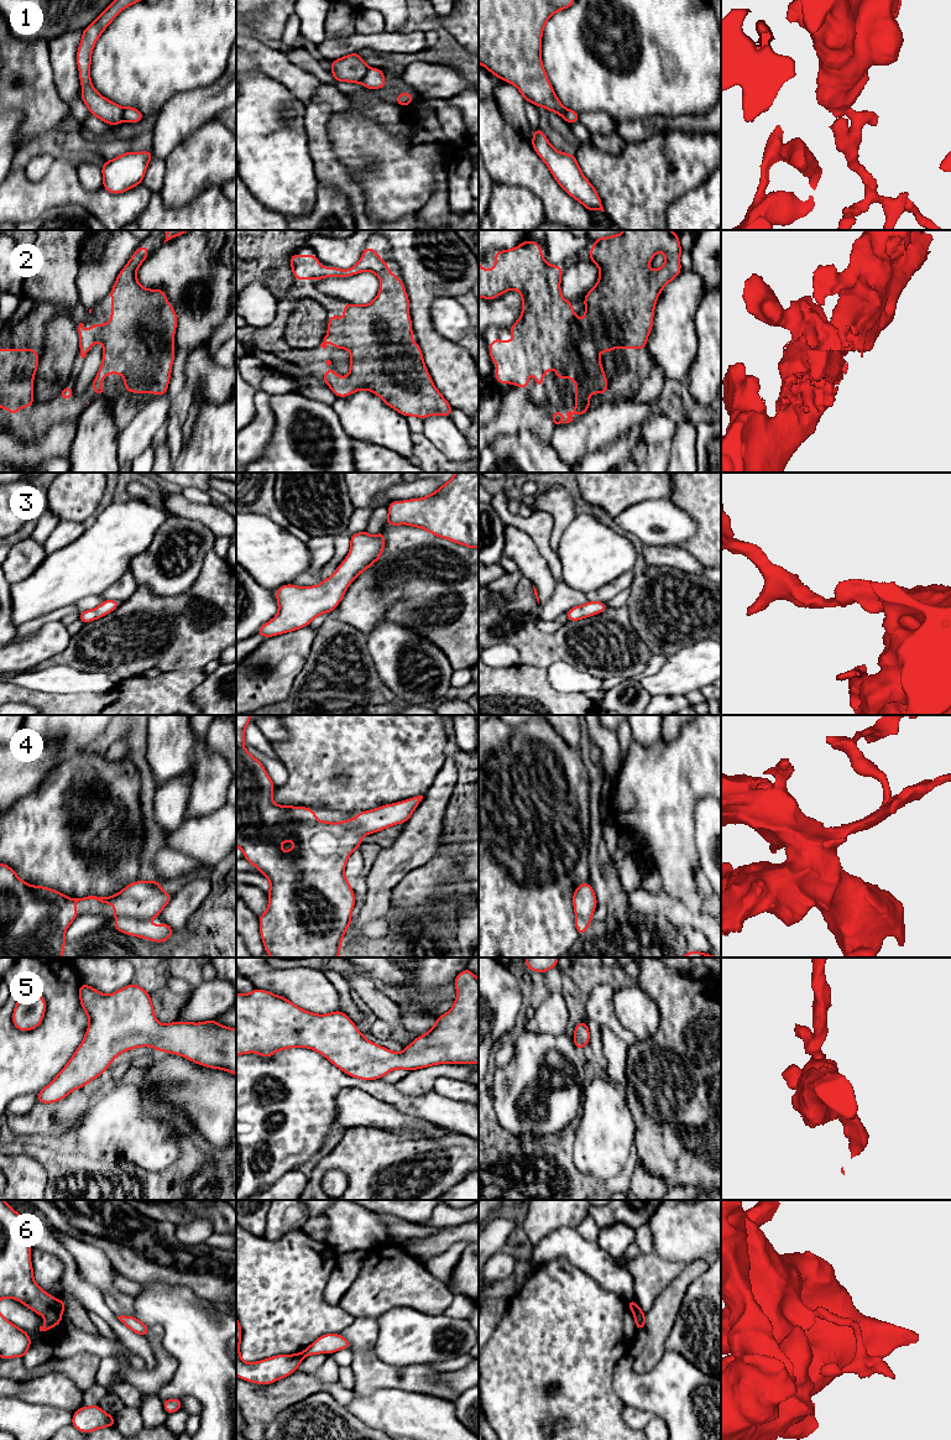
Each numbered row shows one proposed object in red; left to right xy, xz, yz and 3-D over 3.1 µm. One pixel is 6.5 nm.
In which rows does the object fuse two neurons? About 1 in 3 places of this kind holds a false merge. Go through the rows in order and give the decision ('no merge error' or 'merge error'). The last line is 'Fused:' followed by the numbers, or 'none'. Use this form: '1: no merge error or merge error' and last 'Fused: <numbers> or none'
1: merge error
2: no merge error
3: no merge error
4: no merge error
5: no merge error
6: merge error
Fused: 1, 6

